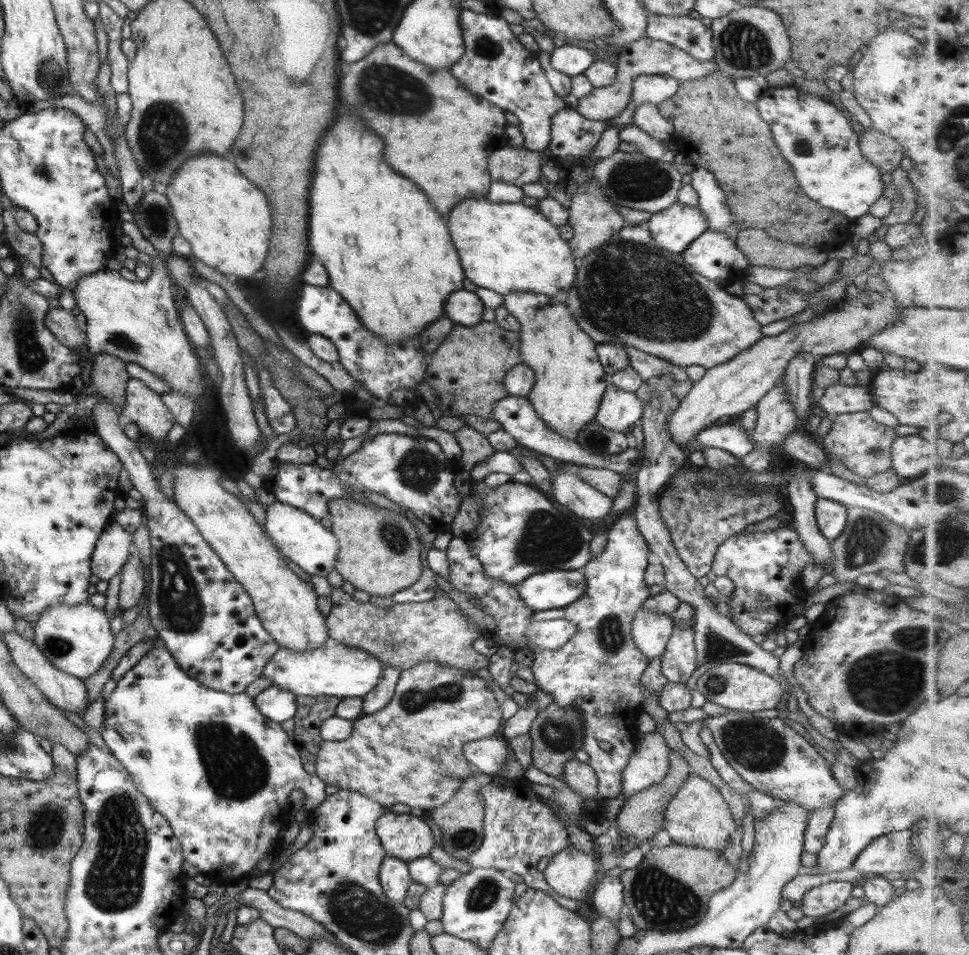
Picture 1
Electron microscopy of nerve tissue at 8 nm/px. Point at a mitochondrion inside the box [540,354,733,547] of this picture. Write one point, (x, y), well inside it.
(694, 488)

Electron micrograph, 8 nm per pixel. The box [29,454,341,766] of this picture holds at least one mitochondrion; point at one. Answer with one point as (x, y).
(179, 607)

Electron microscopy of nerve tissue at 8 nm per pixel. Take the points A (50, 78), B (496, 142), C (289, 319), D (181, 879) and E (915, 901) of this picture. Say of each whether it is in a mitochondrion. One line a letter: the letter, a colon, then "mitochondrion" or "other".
A: mitochondrion
B: other
C: other
D: other
E: other

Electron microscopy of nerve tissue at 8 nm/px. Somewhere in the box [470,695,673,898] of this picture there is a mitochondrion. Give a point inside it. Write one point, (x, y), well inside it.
(550, 736)

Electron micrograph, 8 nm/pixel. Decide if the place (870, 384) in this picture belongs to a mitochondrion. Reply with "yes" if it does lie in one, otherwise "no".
no

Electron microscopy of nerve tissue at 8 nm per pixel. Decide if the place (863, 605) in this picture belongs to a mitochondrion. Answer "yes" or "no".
no

